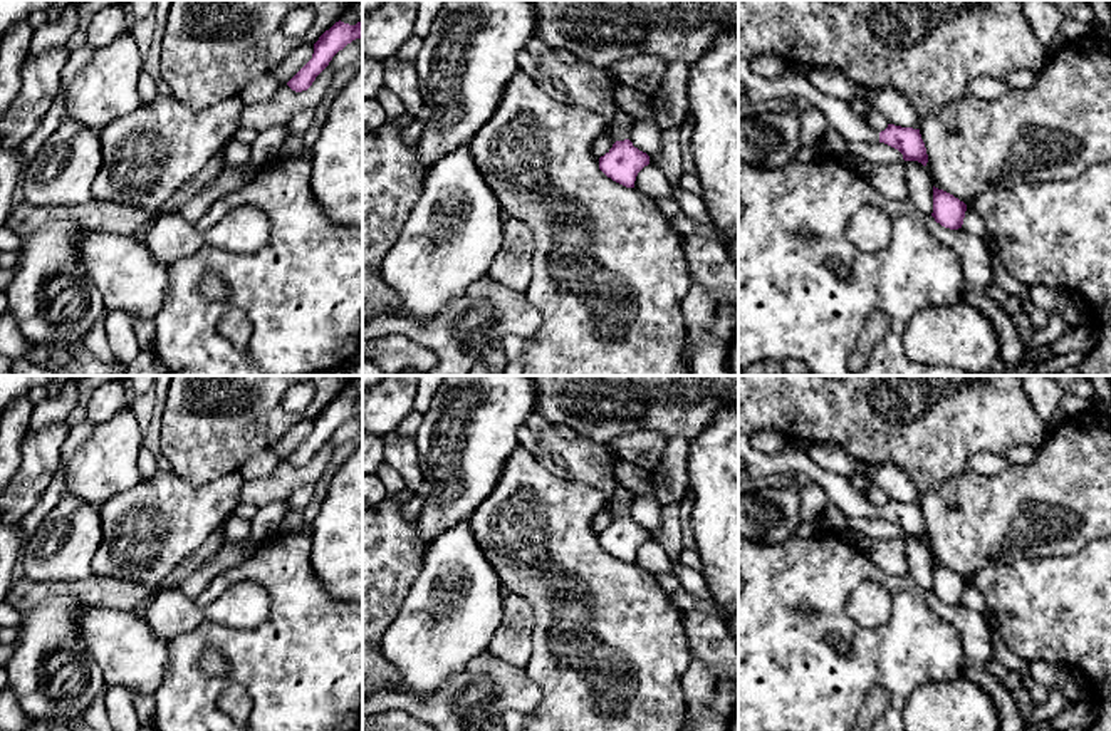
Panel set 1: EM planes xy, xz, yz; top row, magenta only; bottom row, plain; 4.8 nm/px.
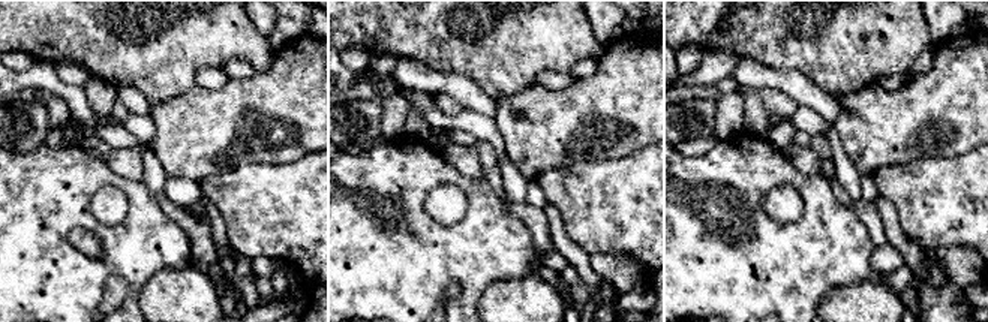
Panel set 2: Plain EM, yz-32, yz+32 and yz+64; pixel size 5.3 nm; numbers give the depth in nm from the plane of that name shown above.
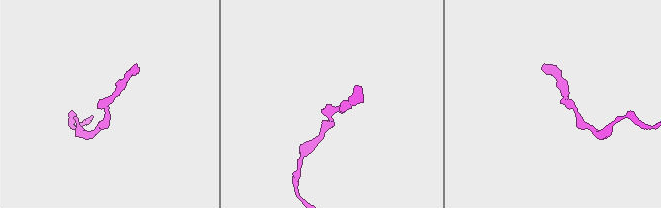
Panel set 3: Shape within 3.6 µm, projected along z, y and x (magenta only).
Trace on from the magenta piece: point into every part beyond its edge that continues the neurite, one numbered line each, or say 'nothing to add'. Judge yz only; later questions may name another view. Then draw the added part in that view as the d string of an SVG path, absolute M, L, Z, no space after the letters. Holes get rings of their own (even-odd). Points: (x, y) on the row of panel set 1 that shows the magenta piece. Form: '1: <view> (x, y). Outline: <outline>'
1: yz (752, 89). Outline: M738 55L738 109L755 106L759 102L784 97L792 106L811 104L817 107L827 119L827 126L834 127L848 143L873 144L879 141L879 132L861 121L846 101L821 94L795 69L789 69L774 79L764 79L750 69L750 60Z

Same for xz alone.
1: xz (621, 123). Outline: M614 106L614 116L609 122L609 132L618 141L629 139L634 121L636 119L633 116L624 112L621 107Z

